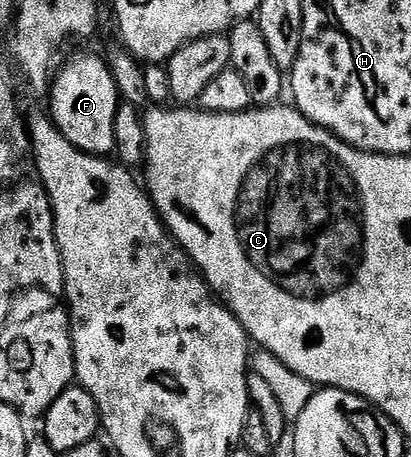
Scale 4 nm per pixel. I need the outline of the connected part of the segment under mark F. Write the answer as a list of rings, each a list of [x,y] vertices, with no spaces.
[[[93,54],[75,55],[70,66],[65,64],[58,69],[51,82],[52,90],[53,95],[50,96],[49,102],[53,105],[51,117],[57,126],[57,130],[63,132],[63,136],[67,136],[67,140],[71,140],[71,144],[75,144],[75,148],[79,148],[83,152],[98,156],[112,155],[115,150],[116,112],[123,99],[117,93],[117,85],[112,72],[109,70],[108,61],[104,57],[96,58]]]

